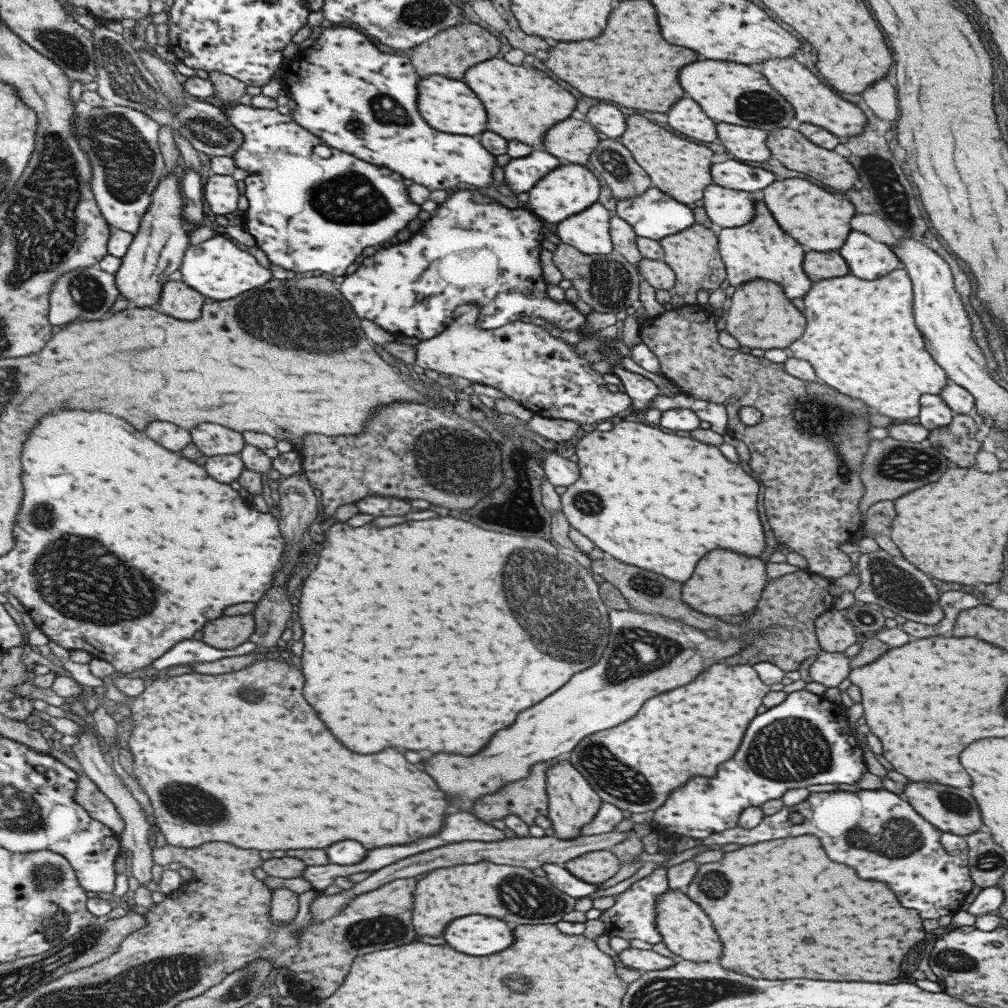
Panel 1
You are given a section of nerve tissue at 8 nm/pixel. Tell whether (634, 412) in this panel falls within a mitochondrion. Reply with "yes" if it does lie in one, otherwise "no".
no

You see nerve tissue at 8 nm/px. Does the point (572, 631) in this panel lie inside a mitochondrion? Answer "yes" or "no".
yes

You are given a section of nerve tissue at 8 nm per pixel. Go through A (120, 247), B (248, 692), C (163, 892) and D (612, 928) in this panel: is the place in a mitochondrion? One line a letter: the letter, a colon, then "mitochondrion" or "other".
A: other
B: mitochondrion
C: other
D: other

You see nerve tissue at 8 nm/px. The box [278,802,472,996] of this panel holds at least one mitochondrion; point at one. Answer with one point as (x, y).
(372, 932)

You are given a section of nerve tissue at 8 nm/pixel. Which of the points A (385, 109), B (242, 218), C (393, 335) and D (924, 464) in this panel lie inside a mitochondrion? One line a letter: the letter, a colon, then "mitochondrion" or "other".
A: mitochondrion
B: other
C: other
D: mitochondrion

